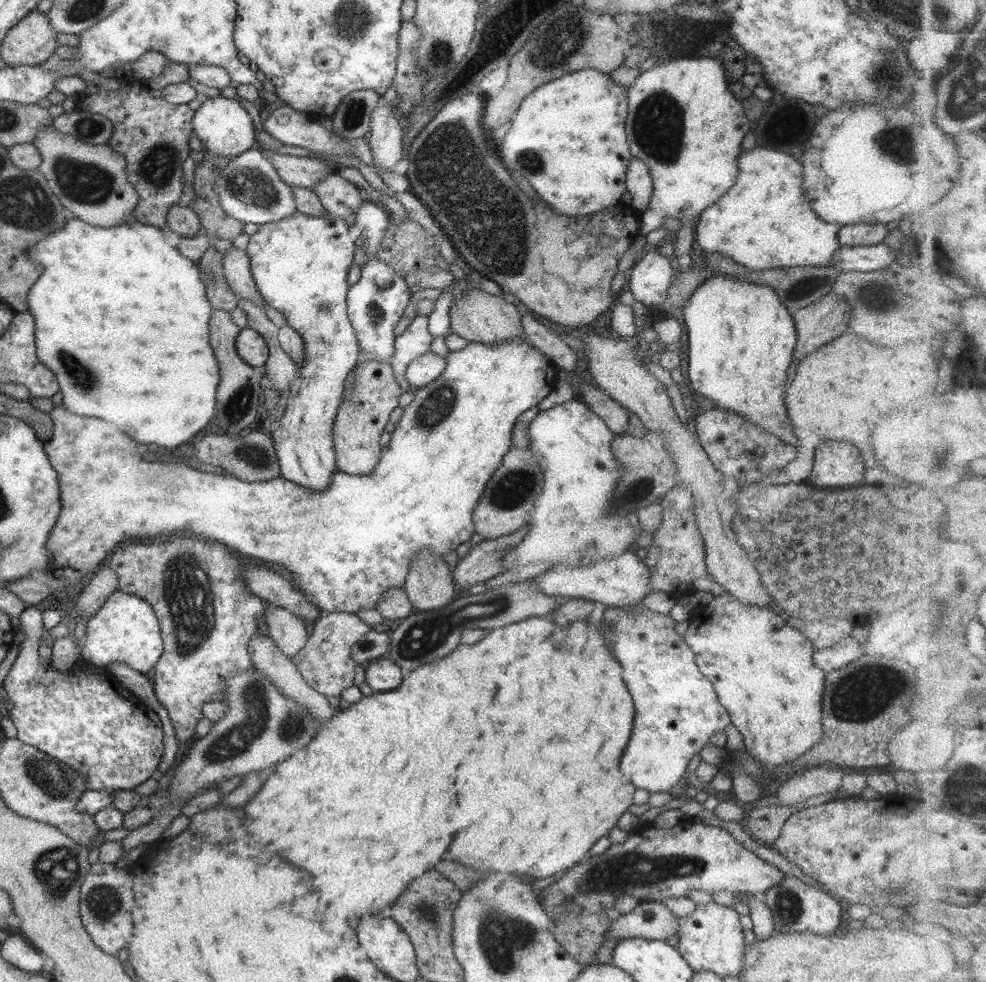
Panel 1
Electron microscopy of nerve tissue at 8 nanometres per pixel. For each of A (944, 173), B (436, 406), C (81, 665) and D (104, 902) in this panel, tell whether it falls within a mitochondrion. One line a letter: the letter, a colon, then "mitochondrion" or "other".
A: other
B: mitochondrion
C: other
D: mitochondrion

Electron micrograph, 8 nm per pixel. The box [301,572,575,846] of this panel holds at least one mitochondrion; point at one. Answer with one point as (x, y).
(412, 646)

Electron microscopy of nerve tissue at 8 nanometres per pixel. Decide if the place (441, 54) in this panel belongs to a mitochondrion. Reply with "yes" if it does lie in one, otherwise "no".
yes

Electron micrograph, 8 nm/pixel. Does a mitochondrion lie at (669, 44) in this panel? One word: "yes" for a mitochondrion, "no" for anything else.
yes

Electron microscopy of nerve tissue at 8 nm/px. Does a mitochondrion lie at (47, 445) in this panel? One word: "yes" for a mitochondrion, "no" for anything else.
no

